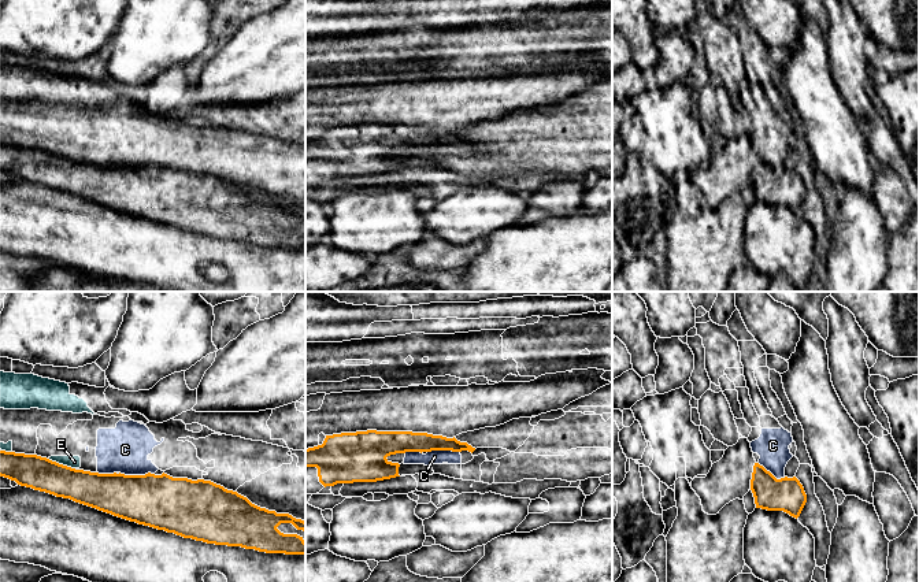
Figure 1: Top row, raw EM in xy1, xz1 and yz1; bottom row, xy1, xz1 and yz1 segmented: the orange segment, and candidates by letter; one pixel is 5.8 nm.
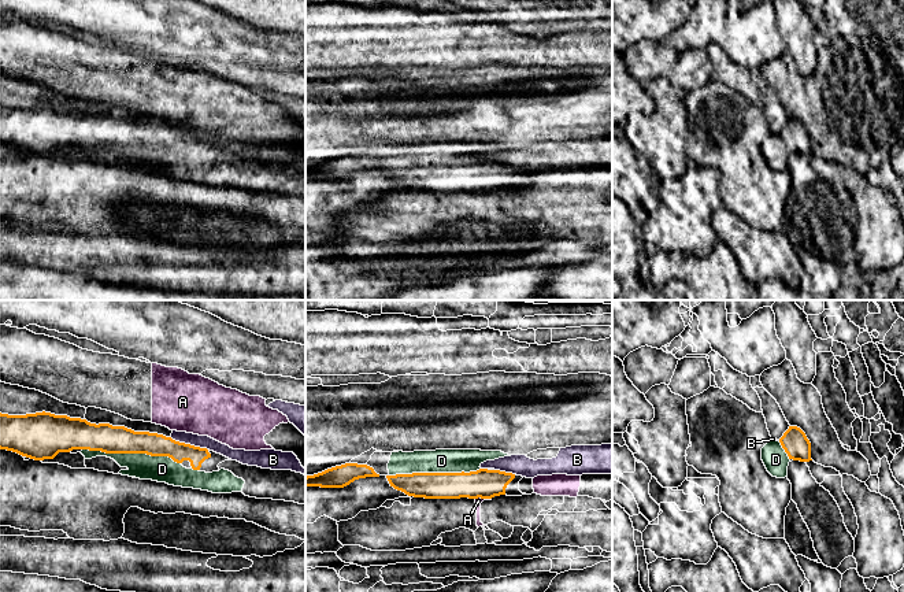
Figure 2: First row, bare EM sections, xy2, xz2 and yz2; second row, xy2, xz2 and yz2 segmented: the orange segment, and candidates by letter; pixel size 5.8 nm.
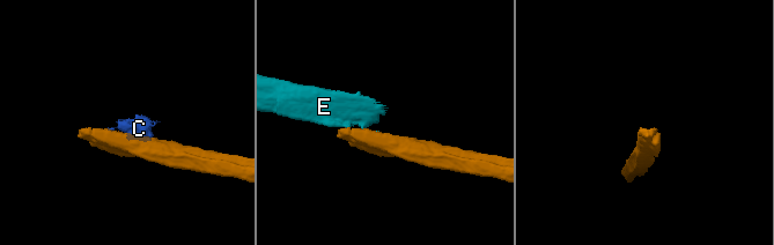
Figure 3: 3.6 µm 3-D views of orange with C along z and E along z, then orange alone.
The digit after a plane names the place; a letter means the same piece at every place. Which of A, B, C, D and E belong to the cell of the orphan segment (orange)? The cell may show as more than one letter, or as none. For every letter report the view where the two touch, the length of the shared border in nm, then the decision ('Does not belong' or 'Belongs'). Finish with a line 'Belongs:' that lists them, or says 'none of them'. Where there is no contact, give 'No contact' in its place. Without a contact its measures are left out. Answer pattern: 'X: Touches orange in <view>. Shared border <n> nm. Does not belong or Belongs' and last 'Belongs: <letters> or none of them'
A: Touches orange in xz2. Shared border 100 nm. Does not belong
B: Touches orange in xy2. Shared border 240 nm. Does not belong
C: Touches orange in xy1. Shared border 200 nm. Does not belong
D: Touches orange in xy2. Shared border 600 nm. Belongs
E: Touches orange in xy1. Shared border 170 nm. Does not belong
Belongs: D

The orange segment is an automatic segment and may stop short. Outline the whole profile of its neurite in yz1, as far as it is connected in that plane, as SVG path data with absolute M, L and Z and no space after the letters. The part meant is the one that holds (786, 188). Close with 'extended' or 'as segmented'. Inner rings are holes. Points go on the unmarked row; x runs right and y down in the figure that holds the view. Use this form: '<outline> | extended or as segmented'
M759 156L753 159L751 184L756 201L783 204L796 212L807 196L804 181L796 170L777 173Z | as segmented

